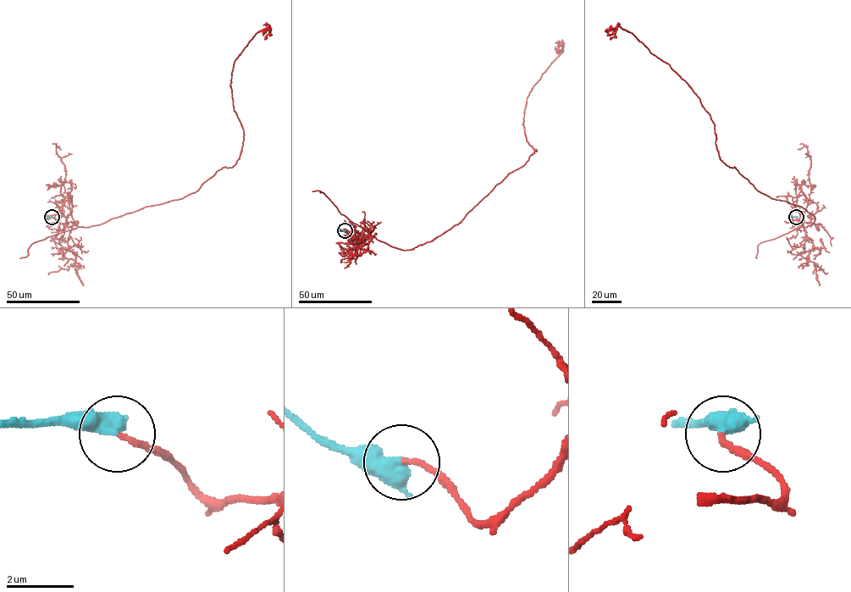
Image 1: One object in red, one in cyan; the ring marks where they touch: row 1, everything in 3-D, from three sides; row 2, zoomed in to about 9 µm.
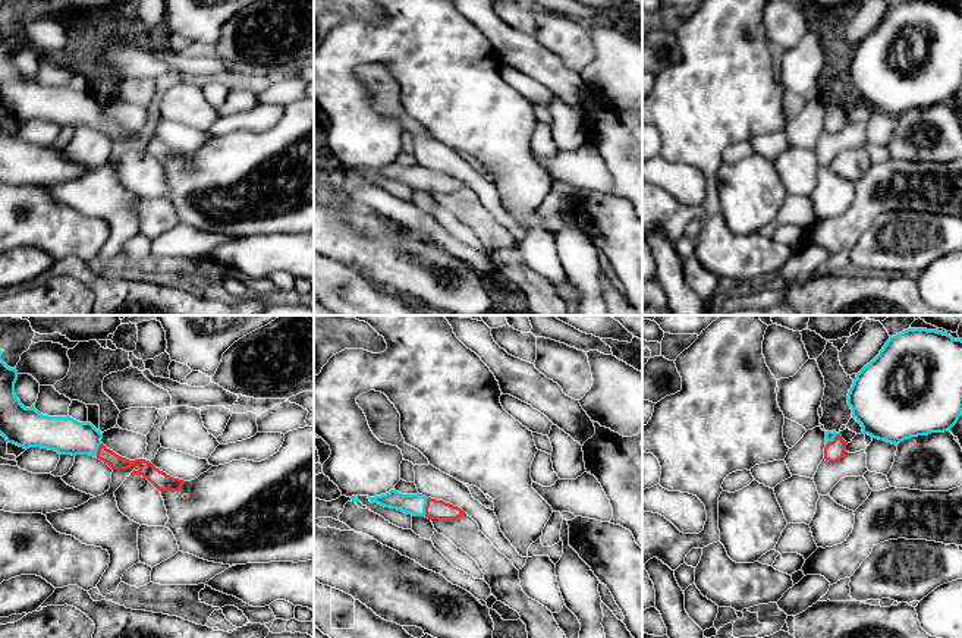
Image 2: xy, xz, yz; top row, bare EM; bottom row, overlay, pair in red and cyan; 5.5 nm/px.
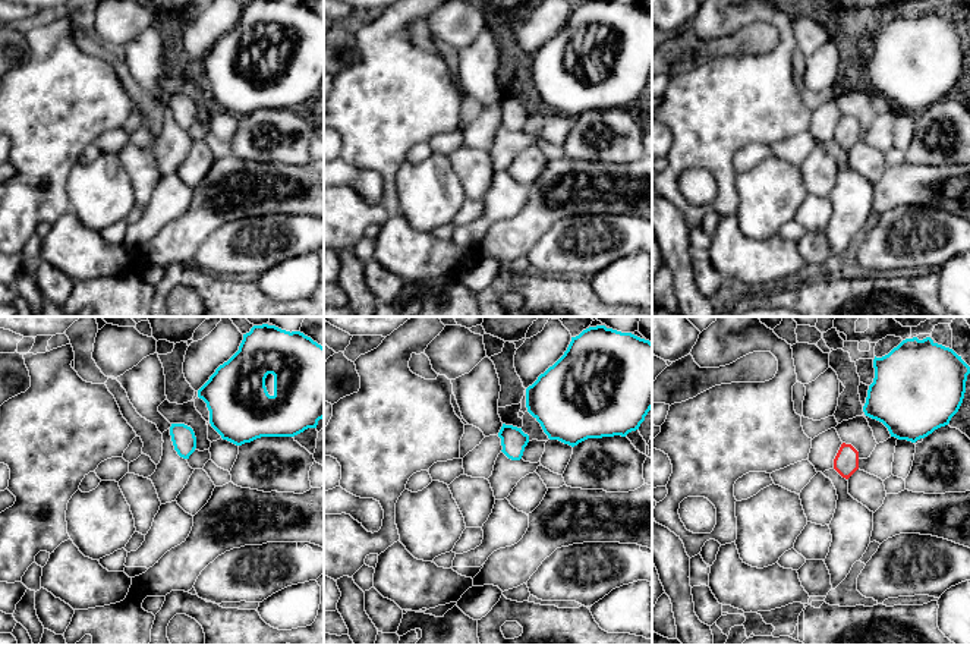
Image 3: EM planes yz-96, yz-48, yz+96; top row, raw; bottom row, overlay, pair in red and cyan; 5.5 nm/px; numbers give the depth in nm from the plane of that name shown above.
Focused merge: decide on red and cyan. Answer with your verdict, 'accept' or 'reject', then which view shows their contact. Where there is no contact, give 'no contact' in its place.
accept | xz

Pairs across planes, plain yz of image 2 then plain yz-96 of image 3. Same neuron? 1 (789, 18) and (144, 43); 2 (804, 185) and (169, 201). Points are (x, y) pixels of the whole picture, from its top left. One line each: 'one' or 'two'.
1: two
2: two

